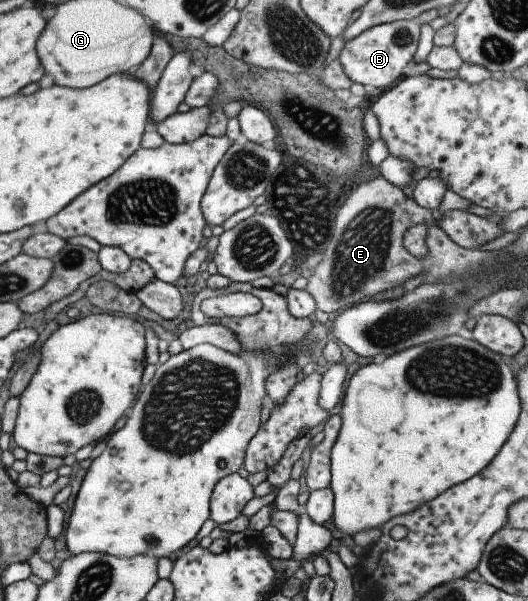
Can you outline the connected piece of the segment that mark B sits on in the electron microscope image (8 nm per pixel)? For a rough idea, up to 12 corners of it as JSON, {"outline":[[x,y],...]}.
{"outline":[[374,25],[343,43],[351,82],[390,88],[404,76],[420,26]]}

